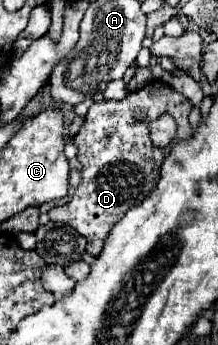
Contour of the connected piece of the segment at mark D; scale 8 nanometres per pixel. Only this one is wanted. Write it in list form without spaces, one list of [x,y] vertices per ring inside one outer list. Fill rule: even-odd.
[[[151,81],[143,89],[129,93],[127,97],[119,101],[99,101],[93,103],[85,115],[85,123],[79,129],[79,133],[73,137],[73,143],[77,145],[79,153],[77,159],[81,163],[81,175],[83,181],[73,193],[71,201],[59,207],[49,209],[49,219],[67,223],[73,229],[77,229],[87,239],[87,253],[95,255],[103,249],[113,225],[135,205],[139,205],[149,193],[155,189],[159,181],[159,169],[163,159],[171,153],[173,145],[179,145],[189,139],[191,125],[187,121],[193,105],[191,101],[175,91],[173,87]],[[141,109],[147,113],[143,121],[135,119],[135,111]],[[163,113],[169,113],[177,123],[177,137],[173,145],[161,149],[155,147],[149,139],[149,125],[161,117]]]

